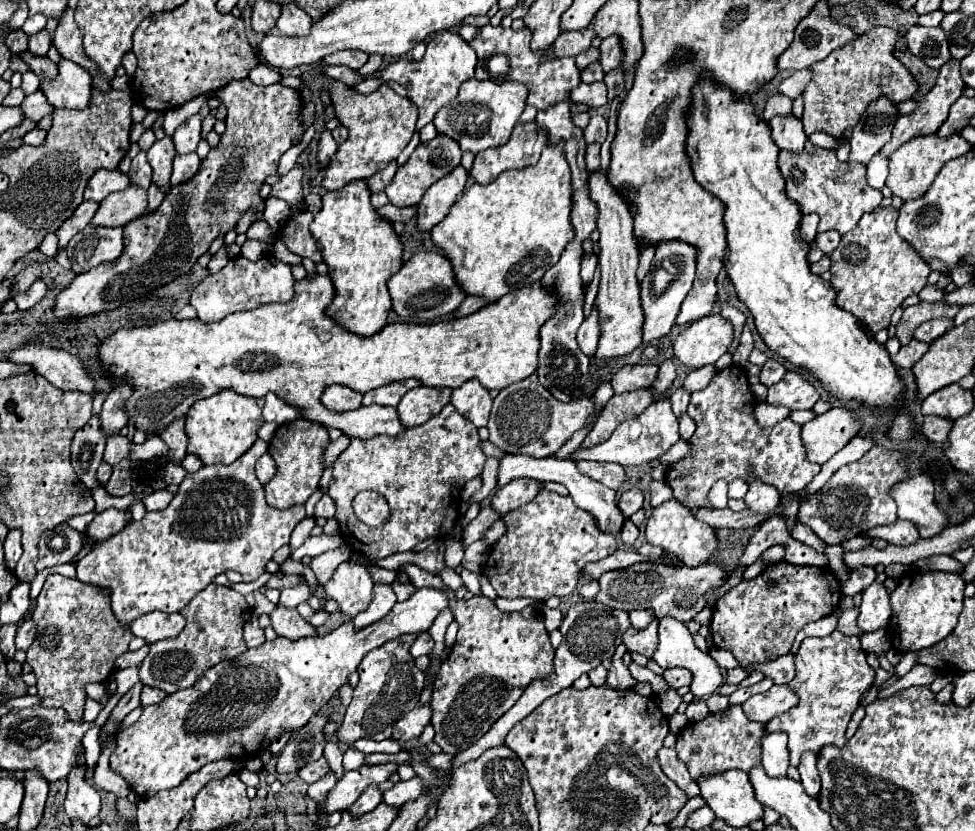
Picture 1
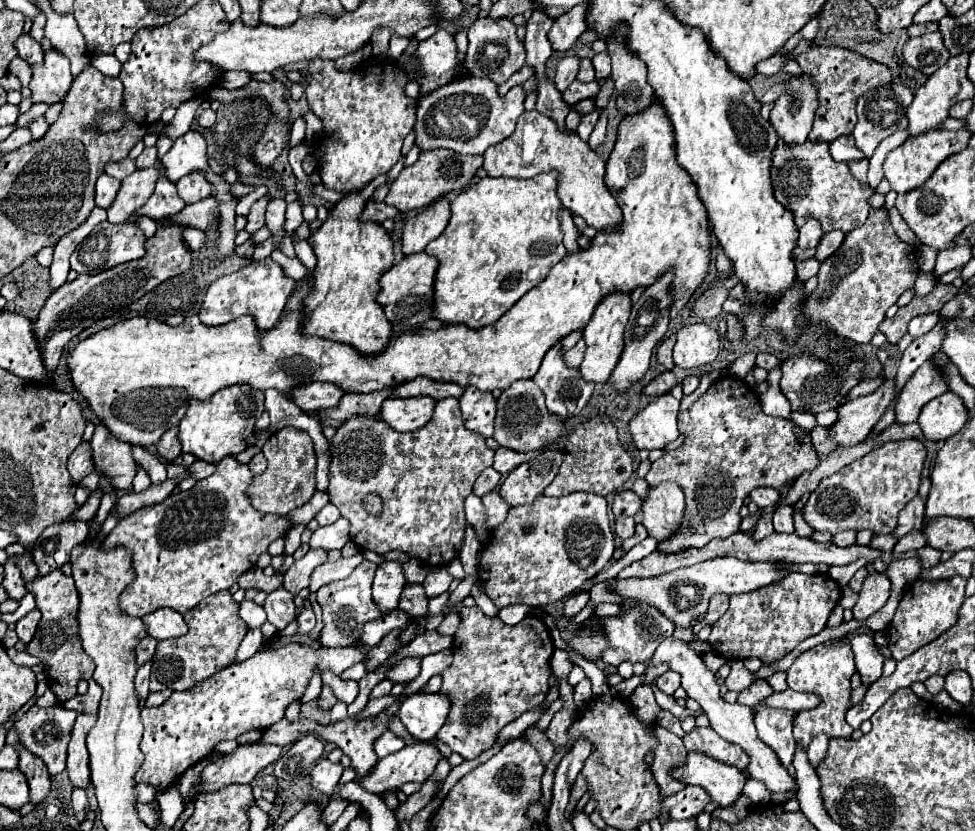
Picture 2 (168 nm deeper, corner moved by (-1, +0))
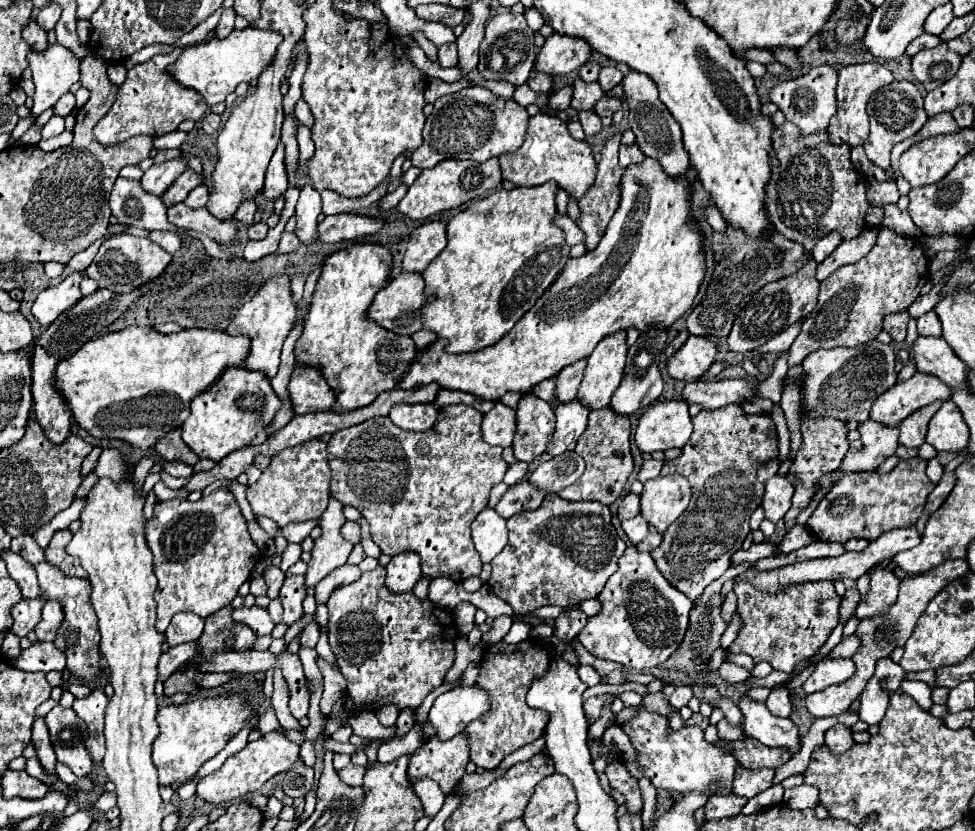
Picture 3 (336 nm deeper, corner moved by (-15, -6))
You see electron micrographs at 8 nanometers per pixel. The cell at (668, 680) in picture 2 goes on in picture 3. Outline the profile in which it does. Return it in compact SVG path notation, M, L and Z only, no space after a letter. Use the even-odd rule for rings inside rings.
M682 685L682 687L676 687L676 691L670 695L670 705L680 709L684 705L688 705L688 701L692 699L692 687L688 685Z

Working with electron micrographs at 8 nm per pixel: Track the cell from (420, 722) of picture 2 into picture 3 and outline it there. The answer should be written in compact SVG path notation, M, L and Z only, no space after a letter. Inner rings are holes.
M480 685L456 687L434 701L428 721L436 727L436 735L446 741L462 733L470 721L478 719L488 709L490 699Z

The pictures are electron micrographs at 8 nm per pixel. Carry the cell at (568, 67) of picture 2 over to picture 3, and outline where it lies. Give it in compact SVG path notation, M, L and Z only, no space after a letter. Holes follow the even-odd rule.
M566 85L564 89L550 95L548 97L548 115L552 115L552 111L566 111L570 107L570 99L572 99L572 87L570 85Z

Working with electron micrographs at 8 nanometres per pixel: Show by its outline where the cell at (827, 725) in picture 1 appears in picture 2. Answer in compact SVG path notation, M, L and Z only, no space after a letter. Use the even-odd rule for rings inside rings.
M846 639L826 641L796 657L792 667L788 669L788 687L794 691L810 691L820 697L818 707L810 711L800 711L794 717L794 739L798 747L806 749L812 737L816 737L818 733L826 733L828 737L850 739L854 729L846 723L846 711L850 709L850 693L852 693L850 675L854 675L854 671L856 671L854 655Z

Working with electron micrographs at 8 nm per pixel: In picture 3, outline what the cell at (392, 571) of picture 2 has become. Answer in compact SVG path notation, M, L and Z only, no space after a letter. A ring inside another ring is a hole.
M406 551L402 555L396 555L386 565L386 587L392 593L404 593L412 591L416 581L422 577L420 571L420 557L414 551Z

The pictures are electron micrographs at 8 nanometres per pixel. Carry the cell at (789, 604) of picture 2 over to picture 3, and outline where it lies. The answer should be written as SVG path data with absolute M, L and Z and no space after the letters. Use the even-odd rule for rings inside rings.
M736 581L734 593L738 597L738 613L742 615L744 627L730 645L730 651L746 653L756 663L768 661L776 671L792 673L800 661L810 659L820 651L838 625L840 597L836 595L832 581L800 583L784 587L774 595L752 587L750 581Z

